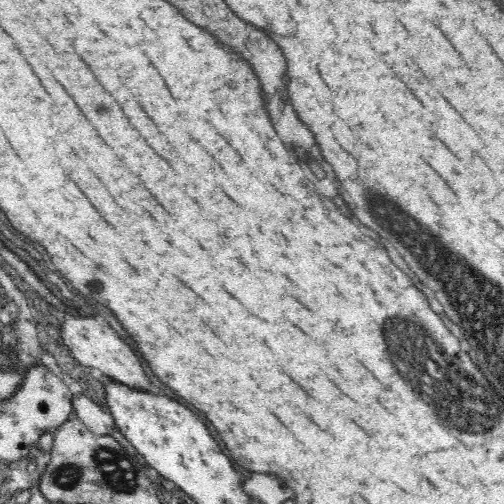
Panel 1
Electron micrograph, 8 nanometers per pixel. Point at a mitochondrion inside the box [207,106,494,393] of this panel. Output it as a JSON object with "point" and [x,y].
{"point":[380,207]}

